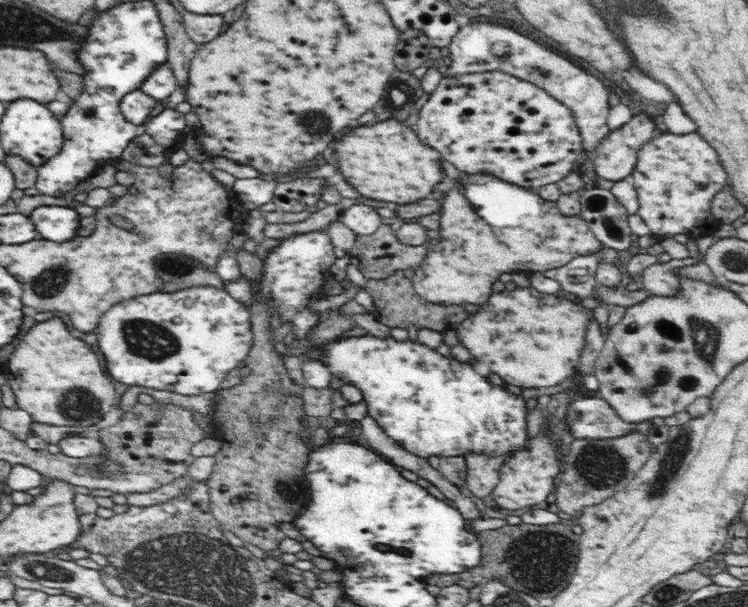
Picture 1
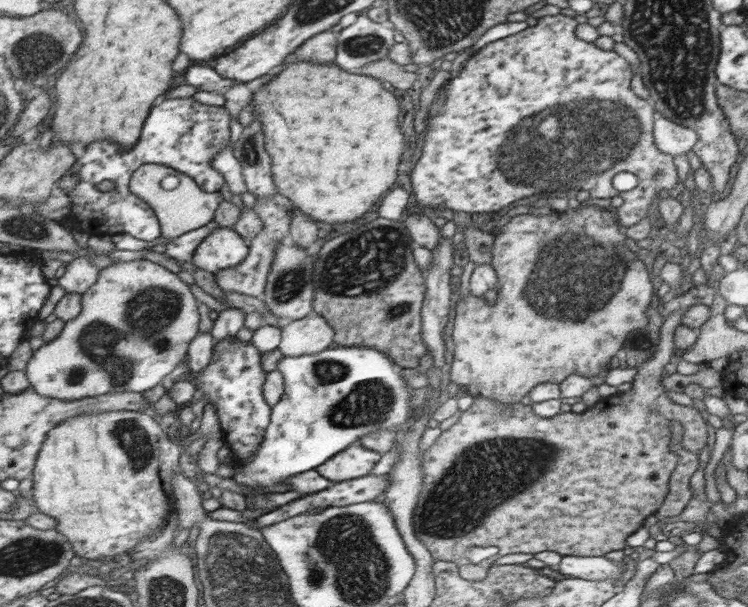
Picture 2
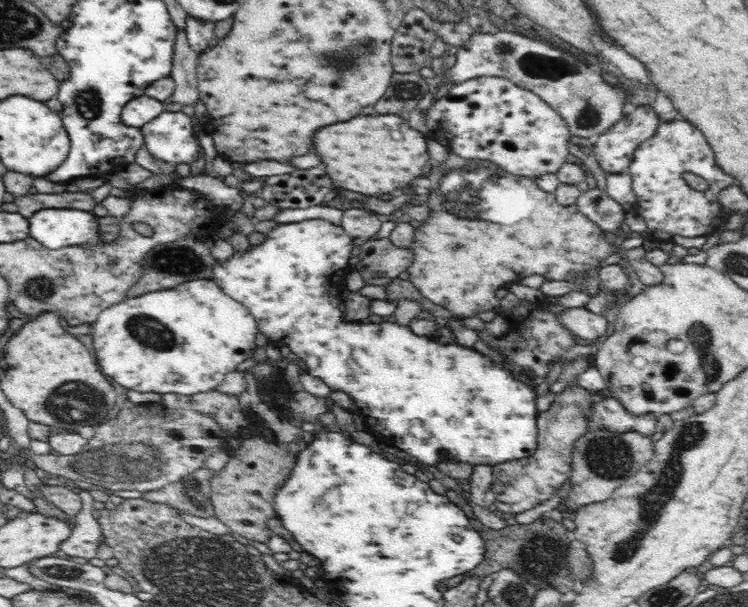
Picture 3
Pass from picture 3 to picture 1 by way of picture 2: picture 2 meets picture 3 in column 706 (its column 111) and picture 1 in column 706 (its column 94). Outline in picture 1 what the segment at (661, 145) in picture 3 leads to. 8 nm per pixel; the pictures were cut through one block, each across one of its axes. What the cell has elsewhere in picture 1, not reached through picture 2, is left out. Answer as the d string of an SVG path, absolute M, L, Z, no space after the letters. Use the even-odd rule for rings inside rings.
M668 131L657 132L654 138L639 150L635 169L629 178L634 185L639 201L637 212L648 226L652 235L672 237L683 234L690 239L698 236L714 236L722 223L711 214L711 203L718 192L728 185L728 176L716 158L716 150L708 146L700 134L674 134Z

